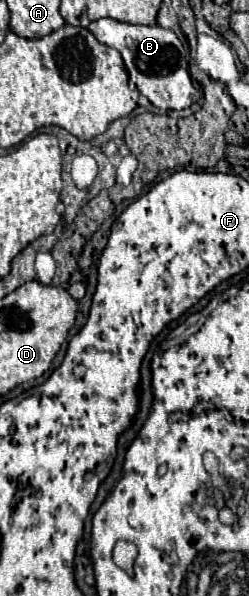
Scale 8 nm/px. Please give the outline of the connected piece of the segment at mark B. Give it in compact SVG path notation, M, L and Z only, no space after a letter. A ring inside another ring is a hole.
M101 18L87 26L95 34L101 44L107 44L121 52L127 72L137 74L135 86L137 90L151 100L153 106L161 110L183 110L189 108L199 98L199 90L193 86L189 76L189 64L183 56L181 40L171 32L157 24L153 26L135 26L127 22L119 22L113 18Z

